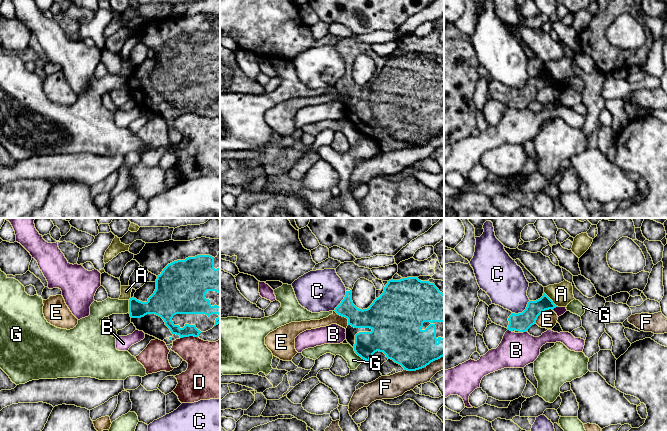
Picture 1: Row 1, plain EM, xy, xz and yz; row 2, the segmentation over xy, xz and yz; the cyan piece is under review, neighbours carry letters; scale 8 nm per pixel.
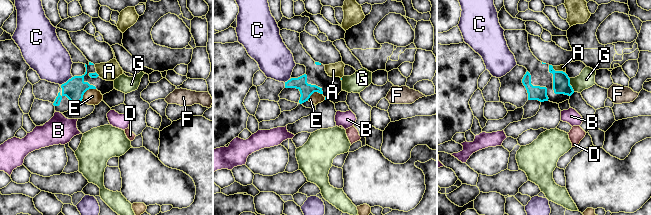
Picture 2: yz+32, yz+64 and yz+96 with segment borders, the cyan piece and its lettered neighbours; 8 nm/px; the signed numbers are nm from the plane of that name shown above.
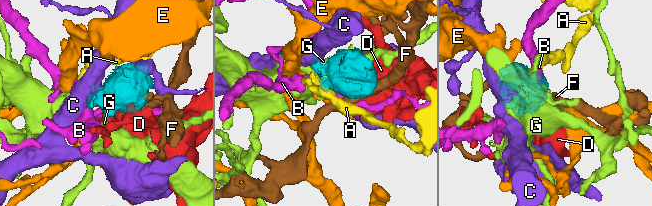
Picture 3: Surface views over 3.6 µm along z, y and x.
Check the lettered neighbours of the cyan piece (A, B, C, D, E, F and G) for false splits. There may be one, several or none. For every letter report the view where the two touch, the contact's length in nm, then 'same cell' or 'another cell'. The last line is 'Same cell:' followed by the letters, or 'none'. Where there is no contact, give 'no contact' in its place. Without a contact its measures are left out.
A: meets cyan in yz; contact 160 nm long; another cell
B: meets cyan in yz; contact 50 nm long; another cell
C: meets cyan in yz; contact 180 nm long; another cell
D: meets cyan in xy; contact 140 nm long; another cell
E: meets cyan in yz; contact 190 nm long; another cell
F: meets cyan in xz; contact 340 nm long; another cell
G: meets cyan in xz; contact 140 nm long; another cell
Same cell: none

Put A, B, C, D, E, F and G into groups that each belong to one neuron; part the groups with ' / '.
A / B / C / D / E / F / G

